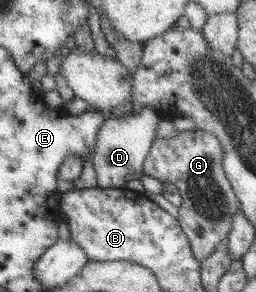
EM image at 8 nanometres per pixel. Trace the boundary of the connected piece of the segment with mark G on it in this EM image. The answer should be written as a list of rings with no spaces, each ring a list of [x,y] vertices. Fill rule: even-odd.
[[[195,127],[179,132],[171,139],[156,137],[143,164],[144,175],[156,177],[163,183],[173,183],[179,189],[183,202],[178,220],[189,238],[193,255],[202,263],[224,239],[228,239],[234,213],[240,207],[223,167],[224,155],[217,136]]]

